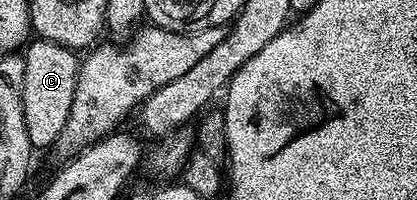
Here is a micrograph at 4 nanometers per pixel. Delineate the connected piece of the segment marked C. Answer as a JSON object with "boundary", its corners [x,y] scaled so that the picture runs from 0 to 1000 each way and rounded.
{"boundary":[[[94,195],[65,230],[55,290],[62,375],[53,395],[53,575],[62,575],[62,655],[72,670],[77,740],[96,755],[141,710],[149,635],[158,635],[168,595],[194,290],[139,215]]]}

